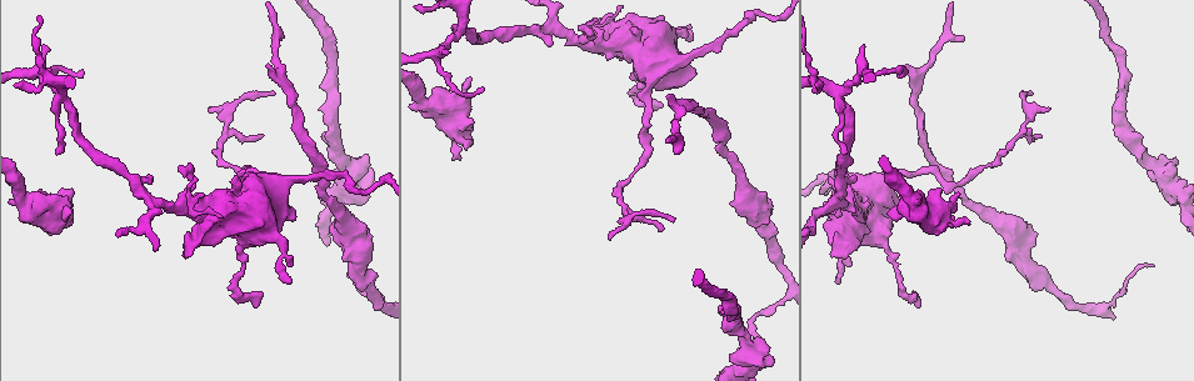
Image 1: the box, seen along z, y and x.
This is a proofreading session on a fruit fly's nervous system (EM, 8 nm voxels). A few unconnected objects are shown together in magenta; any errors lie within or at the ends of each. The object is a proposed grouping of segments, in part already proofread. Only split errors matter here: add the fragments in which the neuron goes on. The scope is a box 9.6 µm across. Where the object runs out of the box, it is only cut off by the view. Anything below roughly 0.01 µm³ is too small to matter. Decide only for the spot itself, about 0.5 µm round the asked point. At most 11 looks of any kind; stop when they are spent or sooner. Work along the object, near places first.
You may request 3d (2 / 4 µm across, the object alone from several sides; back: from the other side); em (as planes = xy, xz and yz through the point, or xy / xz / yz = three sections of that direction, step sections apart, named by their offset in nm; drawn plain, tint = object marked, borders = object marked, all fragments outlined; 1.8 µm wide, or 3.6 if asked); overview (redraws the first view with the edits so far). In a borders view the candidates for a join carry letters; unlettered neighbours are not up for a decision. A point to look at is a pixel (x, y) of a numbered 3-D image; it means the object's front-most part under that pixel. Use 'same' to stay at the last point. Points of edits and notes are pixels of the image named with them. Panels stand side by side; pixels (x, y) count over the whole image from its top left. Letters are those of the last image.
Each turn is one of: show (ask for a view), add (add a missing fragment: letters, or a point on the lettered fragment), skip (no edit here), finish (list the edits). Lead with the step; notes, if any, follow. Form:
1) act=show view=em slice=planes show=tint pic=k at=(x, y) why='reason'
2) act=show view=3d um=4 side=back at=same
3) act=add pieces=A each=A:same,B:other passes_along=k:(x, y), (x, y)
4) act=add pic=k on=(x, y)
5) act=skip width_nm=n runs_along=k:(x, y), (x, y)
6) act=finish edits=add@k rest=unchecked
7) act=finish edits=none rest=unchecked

act=show view=em slice=xz step=4 show=tint pic=1 at=(890, 216) why='free end'

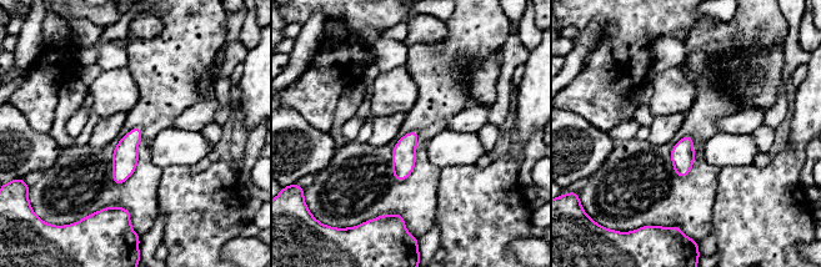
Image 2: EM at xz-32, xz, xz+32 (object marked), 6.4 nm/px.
act=show view=em slice=planes show=borders at=same

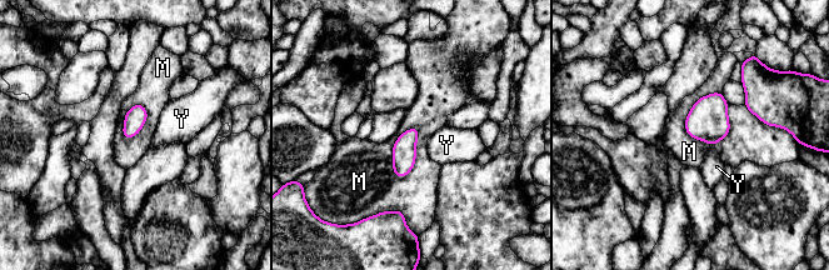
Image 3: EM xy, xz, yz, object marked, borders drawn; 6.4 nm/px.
act=skip width_nm=140 each=M:other,Y:other found='none of them fits'

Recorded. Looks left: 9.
act=show view=em slice=xz step=16 show=tint pic=1 at=(61, 91) why='arms run side by side'

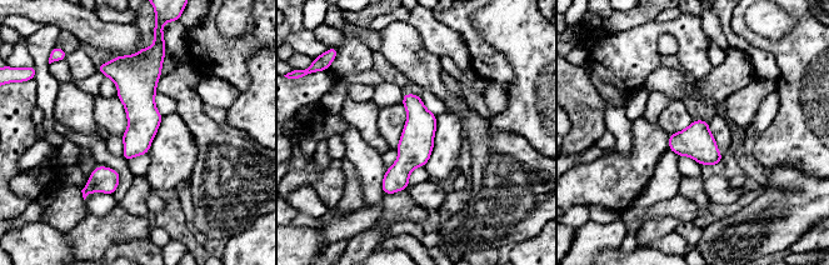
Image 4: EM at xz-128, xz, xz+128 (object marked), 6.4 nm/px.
act=show view=em slice=xz step=16 show=borders at=same

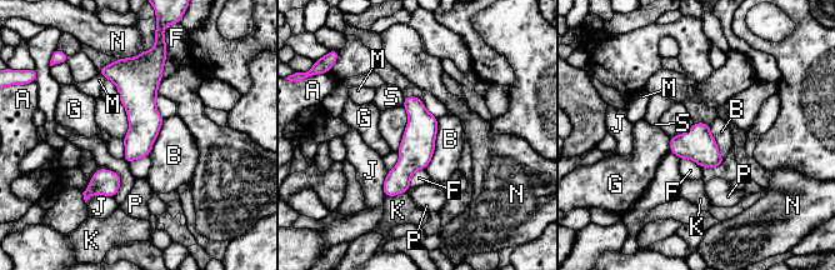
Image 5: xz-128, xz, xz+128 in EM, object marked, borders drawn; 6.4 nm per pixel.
act=skip each=A:other,B:other,F:other,G:other,J:other,K:other,M:other,N:other,P:other,S:other border=5:(438, 119), (435, 149), (425, 169) found='no lettered fragment goes on from it'

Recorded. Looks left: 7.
act=show view=em slice=planes show=borders pic=1 at=(968, 223) why='free end'

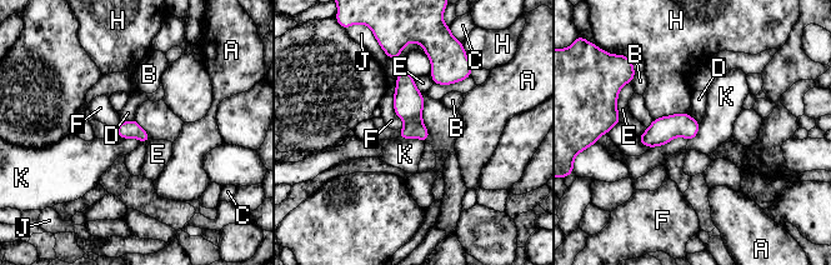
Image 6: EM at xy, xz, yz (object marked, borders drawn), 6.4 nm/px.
act=skip each=A:other,B:other,C:other,D:other,E:other,F:other,H:other,J:other,K:other found='none of them fits'

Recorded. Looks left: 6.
act=show view=em um=3.6 slice=planes show=plain pic=1 at=(1170, 202)

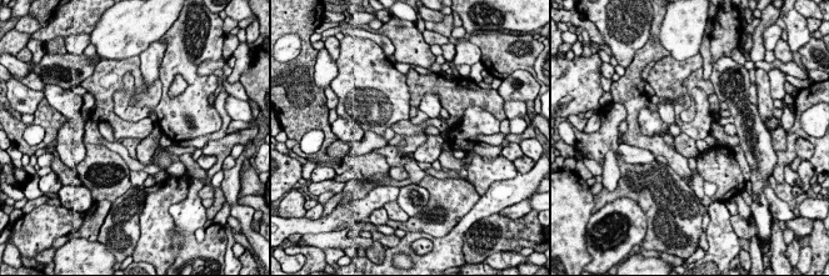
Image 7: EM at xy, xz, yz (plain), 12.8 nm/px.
act=show view=em um=3.6 slice=planes show=borders at=same why='what lies round it'

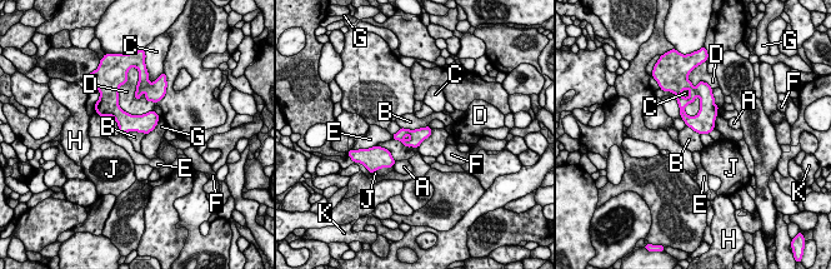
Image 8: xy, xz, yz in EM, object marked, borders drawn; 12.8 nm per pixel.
act=skip width_nm=220 each=A:other,B:other,C:other,D:other,E:other,F:other,G:other,H:other,J:other,K:other border=8:(427, 125), (414, 129), (400, 128) found='none of them fits'

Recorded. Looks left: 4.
act=finish edits=none rest=unchecked

